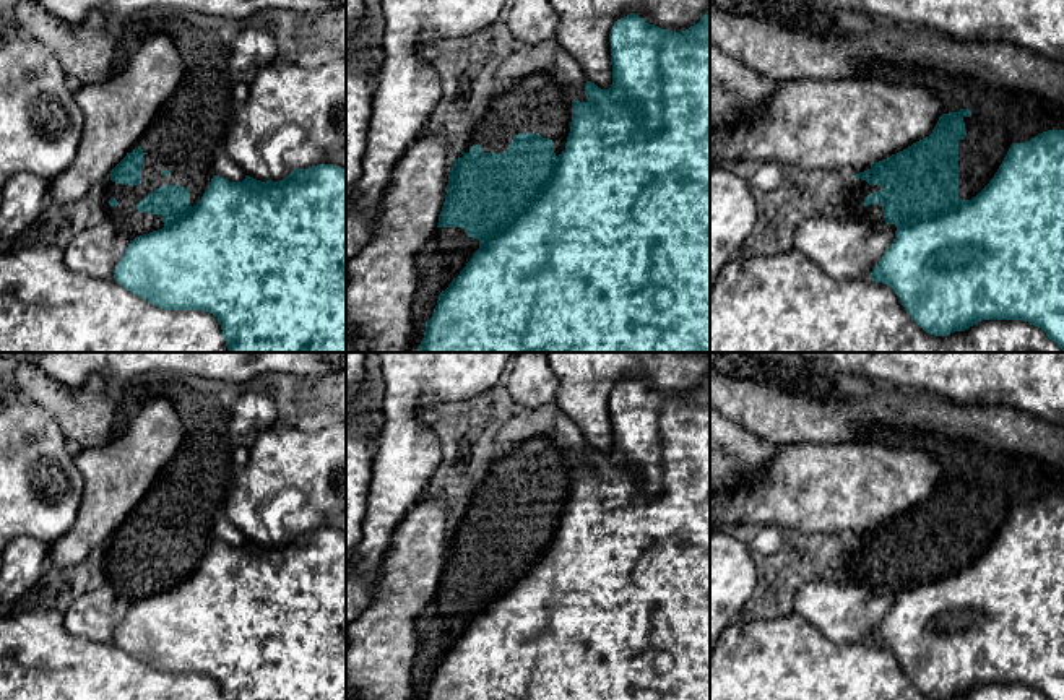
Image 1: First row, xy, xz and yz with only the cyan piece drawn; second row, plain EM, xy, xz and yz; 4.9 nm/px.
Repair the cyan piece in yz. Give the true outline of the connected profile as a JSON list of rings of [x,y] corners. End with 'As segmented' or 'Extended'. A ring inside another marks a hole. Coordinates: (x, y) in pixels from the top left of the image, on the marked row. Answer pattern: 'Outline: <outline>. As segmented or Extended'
Outline: [[[970,109],[942,114],[929,136],[884,161],[872,162],[867,171],[851,175],[866,180],[869,185],[884,187],[882,190],[867,195],[863,205],[869,206],[880,203],[884,221],[897,226],[893,244],[872,268],[871,279],[890,286],[911,320],[929,335],[947,336],[955,331],[965,331],[983,320],[1025,320],[1030,325],[1041,328],[1046,336],[1064,351],[1064,130],[1048,130],[1038,133],[1030,141],[1012,143],[989,184],[971,200],[962,200],[958,197],[958,141],[967,135],[963,119],[970,115]]]. As segmented

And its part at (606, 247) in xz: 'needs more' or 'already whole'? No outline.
already whole

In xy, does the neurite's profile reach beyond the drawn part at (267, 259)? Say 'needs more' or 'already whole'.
already whole

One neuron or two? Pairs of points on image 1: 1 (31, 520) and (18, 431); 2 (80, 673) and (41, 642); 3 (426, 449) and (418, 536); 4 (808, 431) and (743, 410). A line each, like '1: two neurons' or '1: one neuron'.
1: one neuron
2: one neuron
3: two neurons
4: one neuron

